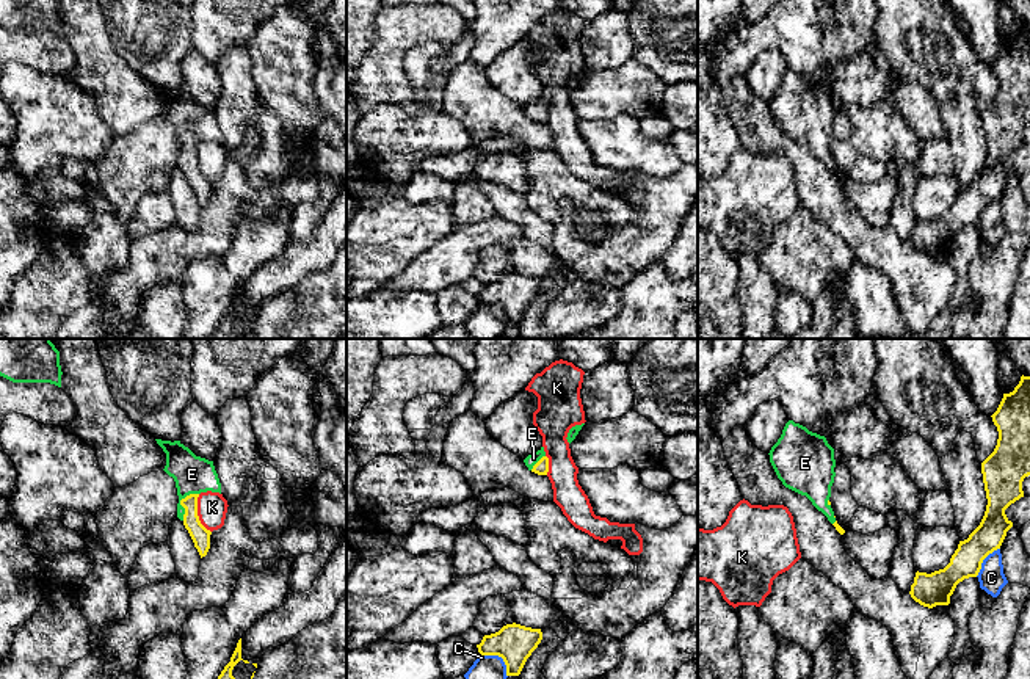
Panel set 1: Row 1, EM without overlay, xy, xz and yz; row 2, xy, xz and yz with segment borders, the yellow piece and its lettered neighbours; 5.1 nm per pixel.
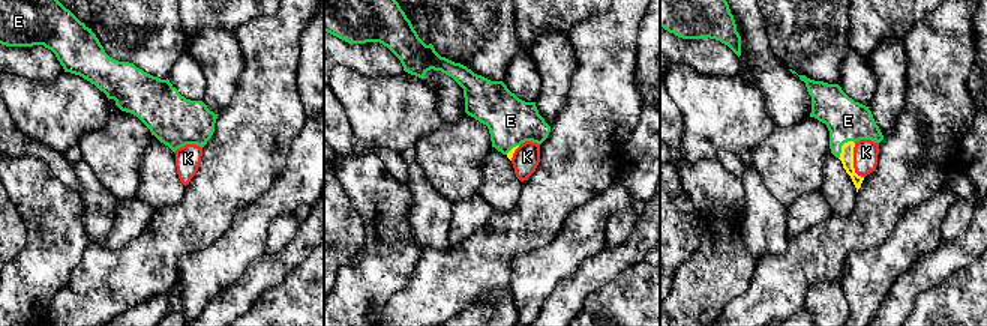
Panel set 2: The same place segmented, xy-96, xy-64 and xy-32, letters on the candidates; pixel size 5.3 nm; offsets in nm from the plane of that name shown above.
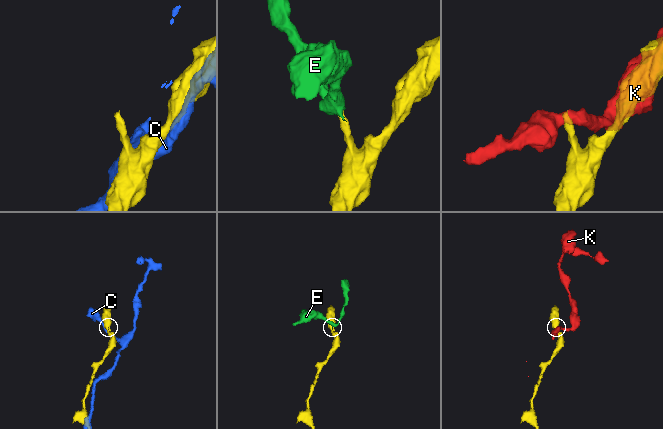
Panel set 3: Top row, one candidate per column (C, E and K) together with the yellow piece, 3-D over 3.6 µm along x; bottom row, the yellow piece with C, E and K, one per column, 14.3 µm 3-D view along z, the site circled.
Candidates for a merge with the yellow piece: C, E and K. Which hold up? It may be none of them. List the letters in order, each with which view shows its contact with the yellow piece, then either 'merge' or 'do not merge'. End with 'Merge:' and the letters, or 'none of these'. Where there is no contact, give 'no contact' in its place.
C: contact in xz; do not merge
E: contact in xy; merge
K: contact in xy; do not merge
Merge: E

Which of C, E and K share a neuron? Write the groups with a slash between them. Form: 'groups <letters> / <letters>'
groups C / E / K

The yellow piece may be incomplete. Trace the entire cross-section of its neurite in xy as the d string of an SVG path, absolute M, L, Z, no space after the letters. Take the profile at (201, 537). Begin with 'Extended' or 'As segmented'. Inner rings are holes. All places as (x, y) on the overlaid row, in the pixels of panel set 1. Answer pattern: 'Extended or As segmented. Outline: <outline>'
Extended. Outline: M155 441L166 453L166 466L163 470L176 481L179 496L177 517L183 522L202 558L210 549L212 532L199 521L198 497L207 491L221 494L221 483L213 461L196 456L180 441Z

